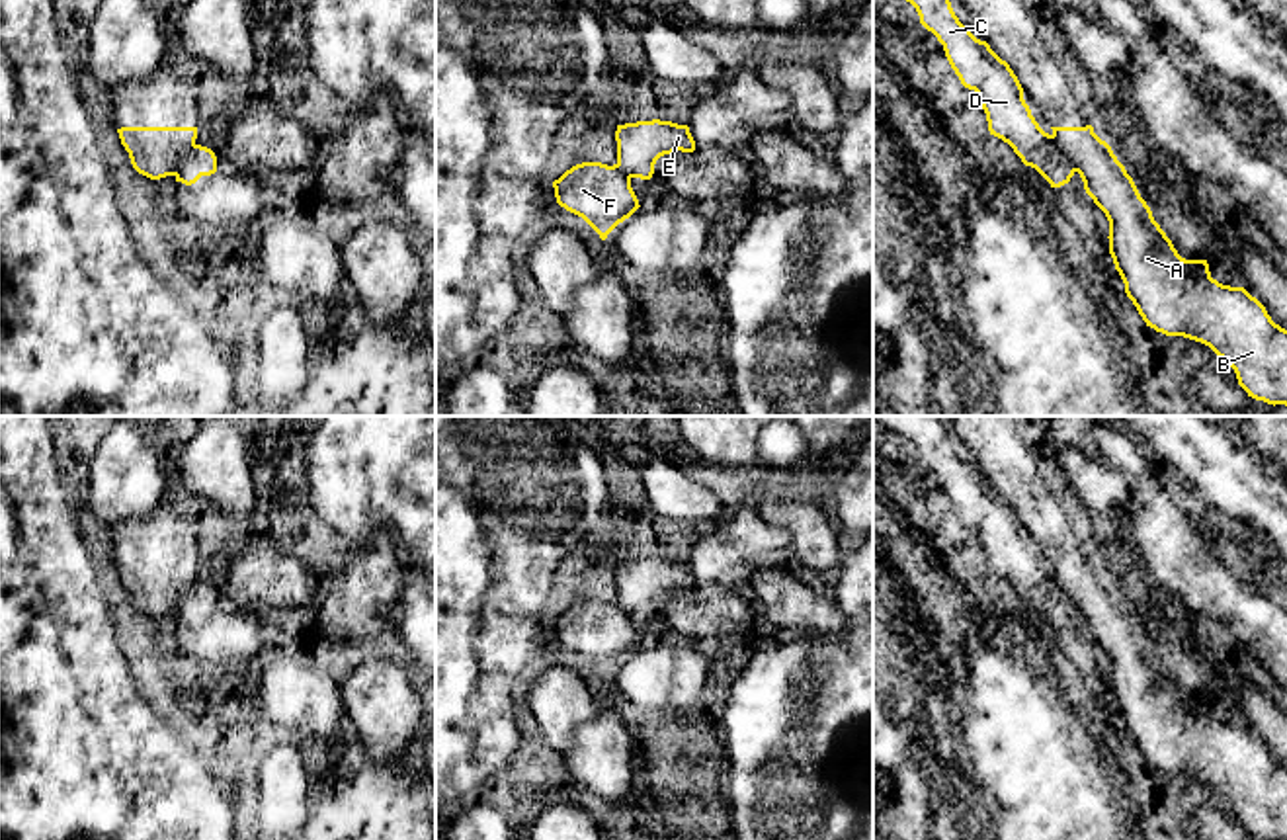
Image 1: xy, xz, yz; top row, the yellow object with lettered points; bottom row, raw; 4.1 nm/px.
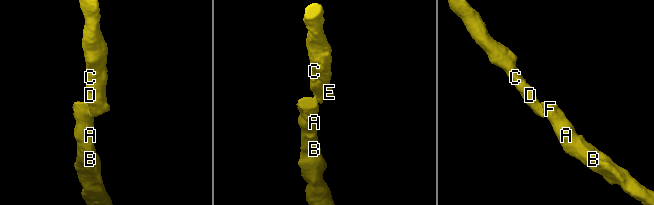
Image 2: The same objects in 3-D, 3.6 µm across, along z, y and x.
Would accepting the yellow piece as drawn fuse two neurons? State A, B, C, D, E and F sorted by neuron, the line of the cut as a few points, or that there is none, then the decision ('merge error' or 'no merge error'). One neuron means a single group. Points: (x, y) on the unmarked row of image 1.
A B F / C D E | yz (1051, 573), (1063, 594), (1077, 608) | merge error

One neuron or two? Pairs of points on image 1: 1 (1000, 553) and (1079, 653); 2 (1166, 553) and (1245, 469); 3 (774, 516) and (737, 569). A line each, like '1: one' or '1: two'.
1: one
2: two
3: two

